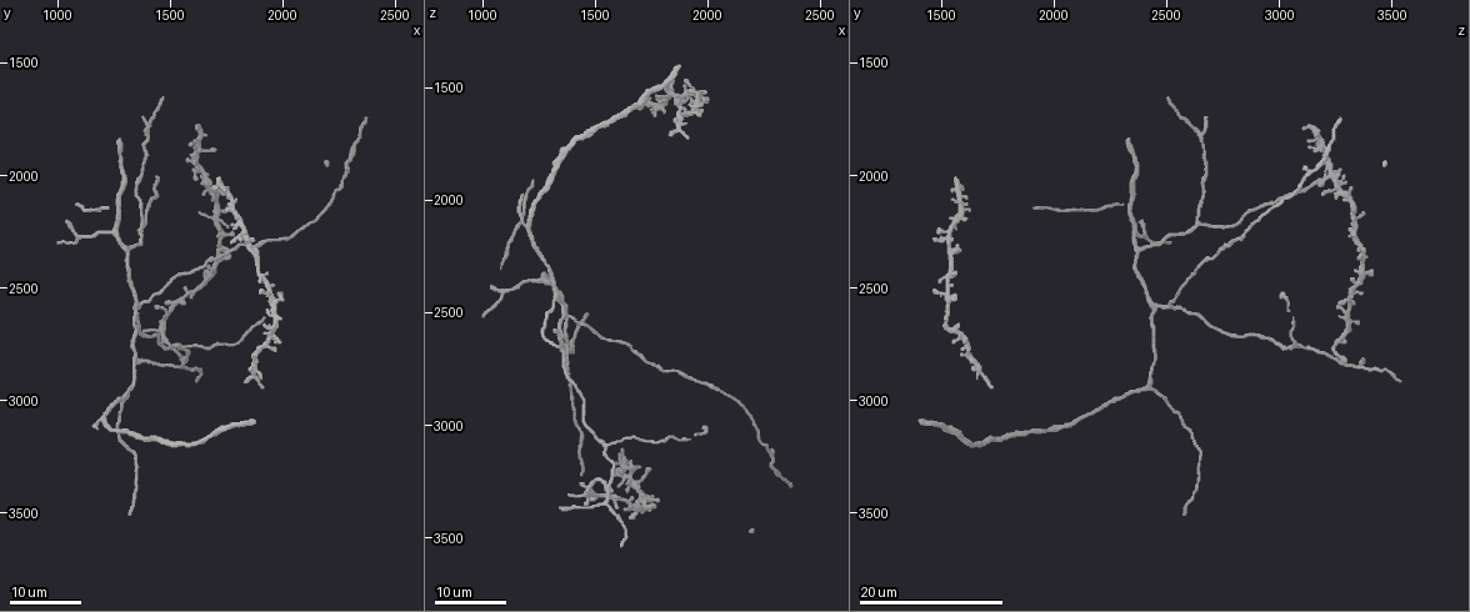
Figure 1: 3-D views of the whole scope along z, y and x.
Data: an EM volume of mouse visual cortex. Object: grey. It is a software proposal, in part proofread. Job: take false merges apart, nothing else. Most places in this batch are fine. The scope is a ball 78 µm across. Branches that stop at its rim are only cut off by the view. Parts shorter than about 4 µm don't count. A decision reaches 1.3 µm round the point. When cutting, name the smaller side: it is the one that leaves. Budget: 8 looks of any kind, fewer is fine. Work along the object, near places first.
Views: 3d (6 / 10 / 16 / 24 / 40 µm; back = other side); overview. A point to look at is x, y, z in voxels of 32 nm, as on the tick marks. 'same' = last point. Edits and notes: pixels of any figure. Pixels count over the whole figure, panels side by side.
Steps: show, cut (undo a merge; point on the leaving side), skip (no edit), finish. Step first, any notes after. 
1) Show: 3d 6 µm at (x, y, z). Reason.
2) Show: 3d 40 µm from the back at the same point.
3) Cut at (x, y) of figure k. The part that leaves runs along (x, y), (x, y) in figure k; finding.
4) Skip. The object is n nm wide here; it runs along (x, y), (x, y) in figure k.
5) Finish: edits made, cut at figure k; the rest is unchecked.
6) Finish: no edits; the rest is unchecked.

Show: 3d 24 µm at (1380, 2220, 2640). A fork.

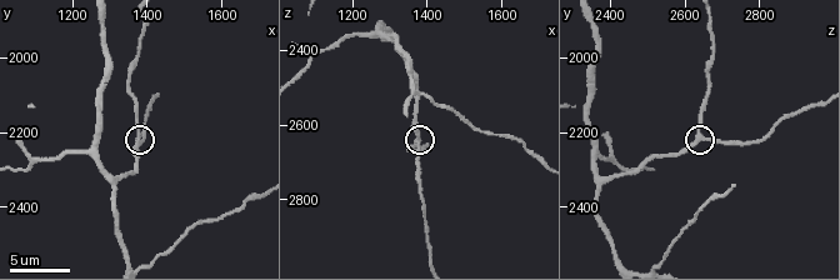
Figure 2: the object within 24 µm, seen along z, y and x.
Show: 3d 10 µm at (1380, 2220, 2650).

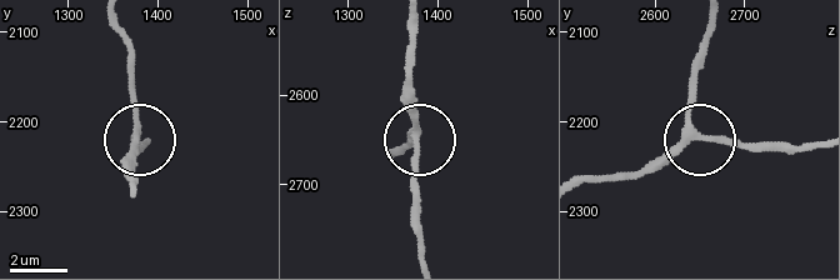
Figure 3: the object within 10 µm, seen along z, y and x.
Skip. The object is 200 nm wide here; it runs along (133, 190), (133, 61) in figure 3; all the same cell.

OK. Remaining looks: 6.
Show: 3d 16 µm at (1540, 2760, 3100). Arms part here.

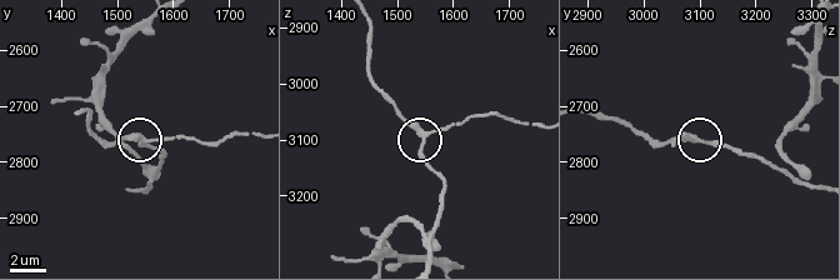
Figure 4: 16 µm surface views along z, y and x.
Show: 3d 10 µm at (1545, 2760, 3100).

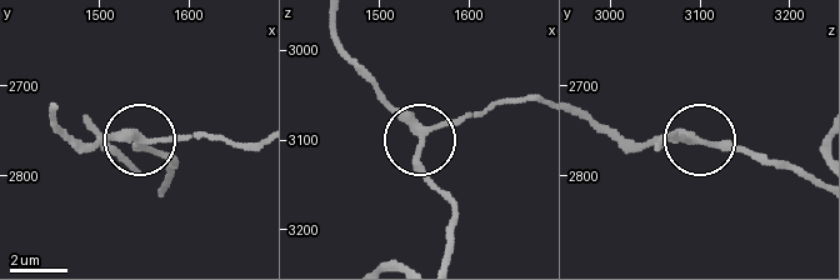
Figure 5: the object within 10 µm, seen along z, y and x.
Skip. It runs along (336, 21), (350, 64), (423, 134), (484, 110) in figure 5; continuous, no second cell.

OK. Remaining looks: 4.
Show: 3d 10 µm at (1310, 2320, 2370). Branch point.

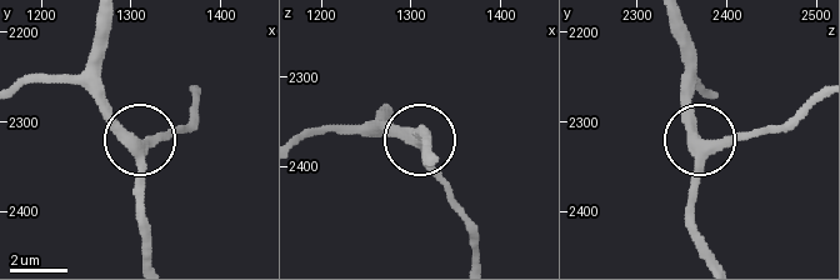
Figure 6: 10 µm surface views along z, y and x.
Skip. 3 arms meet here; it runs along (153, 256), (138, 213), (135, 141), (90, 94) in figure 6; one cell here.

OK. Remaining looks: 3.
Show: 3d 24 µm at (1560, 2800, 3280). Arms part here.

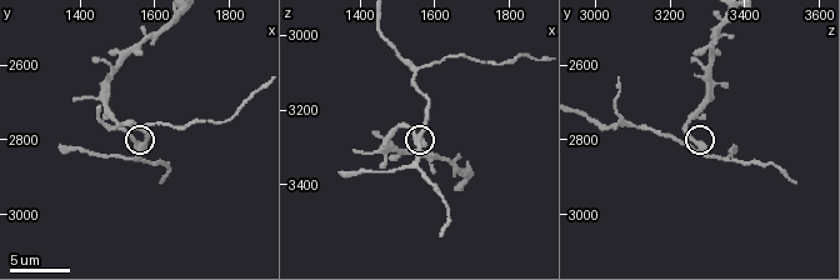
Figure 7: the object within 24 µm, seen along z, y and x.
Show: 3d 10 µm at (1550, 2810, 3280). Closer look.

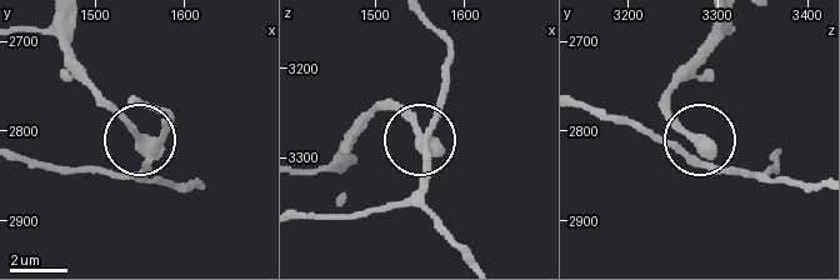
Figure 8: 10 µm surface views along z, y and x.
Skip. The object is 310 nm wide here; one cell here.

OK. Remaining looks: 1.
Finish: no edits; the rest is unchecked.

